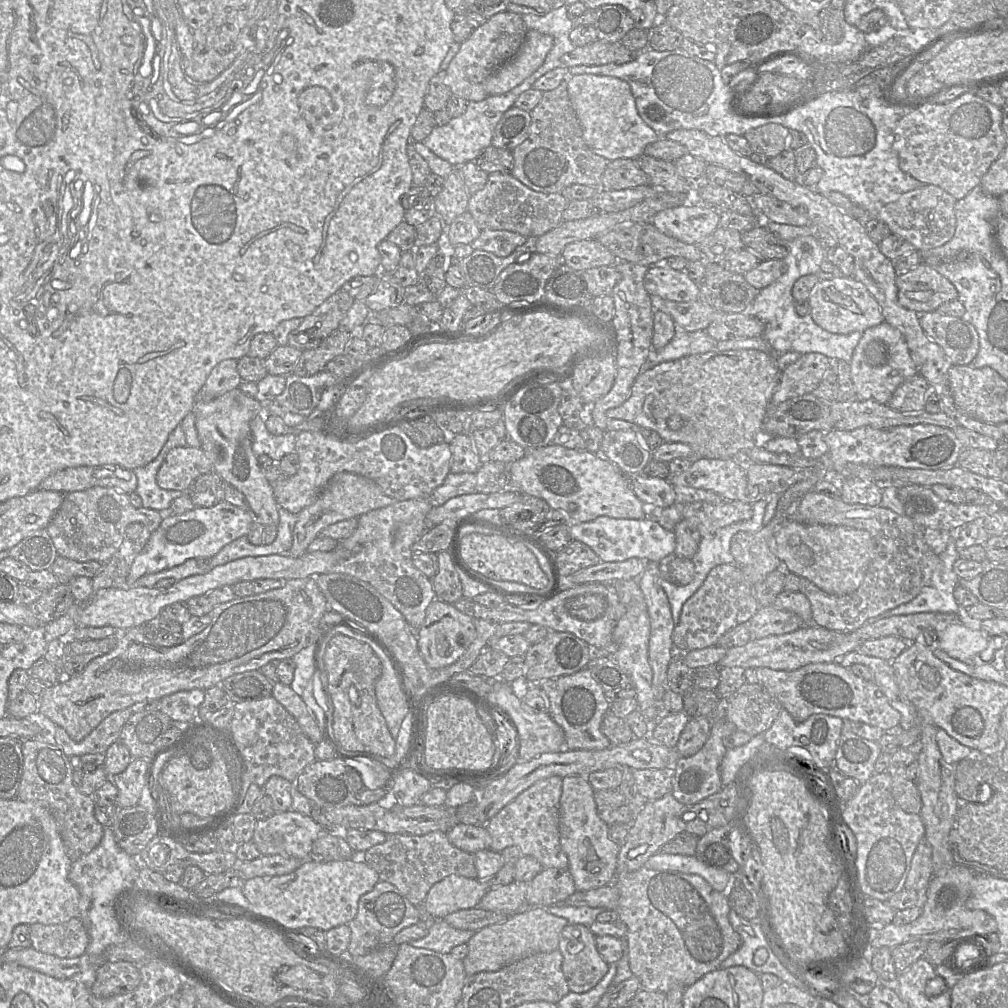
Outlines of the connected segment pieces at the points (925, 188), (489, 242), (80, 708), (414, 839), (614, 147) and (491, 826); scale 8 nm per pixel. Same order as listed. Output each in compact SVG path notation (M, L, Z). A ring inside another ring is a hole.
M923 184L920 188L906 192L877 211L866 211L836 191L828 192L825 196L832 204L864 224L870 219L884 222L891 233L910 242L918 251L942 246L950 241L955 233L957 200L942 188L932 184Z
M489 230L480 232L480 236L472 243L474 250L483 250L504 258L509 256L518 246L527 240L521 234L507 230Z
M307 577L287 580L282 588L236 597L214 606L209 625L176 646L163 647L155 644L143 633L142 626L121 631L118 643L112 651L93 659L82 672L65 676L43 692L38 700L38 712L62 727L74 741L82 741L111 713L131 707L137 702L159 700L179 691L206 690L221 685L231 675L260 670L272 660L293 658L302 649L313 645L319 634L321 619L327 610L326 598L315 577Z
M434 831L422 836L404 834L387 835L385 842L371 847L359 856L379 874L380 881L389 882L394 885L404 897L417 907L422 906L430 888L447 876L460 875L466 878L477 878L473 854L453 846L447 837L447 832L442 831Z
M576 74L567 78L567 90L569 100L579 120L582 129L582 137L589 149L607 159L637 159L644 154L645 147L657 141L659 135L648 126L638 114L635 99L629 84L617 77L596 74Z
M551 776L540 780L519 794L514 800L508 803L486 824L490 835L489 849L494 852L501 852L508 846L517 846L523 855L530 855L536 858L543 868L568 869L569 860L562 849L559 834L559 806L562 793L562 778Z

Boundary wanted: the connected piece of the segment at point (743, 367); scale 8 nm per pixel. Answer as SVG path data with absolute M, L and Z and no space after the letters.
M737 349L694 354L660 363L641 372L633 383L629 398L619 407L609 409L606 415L609 419L621 419L654 430L663 442L687 444L695 457L741 458L744 450L761 442L763 424L781 372L773 352Z

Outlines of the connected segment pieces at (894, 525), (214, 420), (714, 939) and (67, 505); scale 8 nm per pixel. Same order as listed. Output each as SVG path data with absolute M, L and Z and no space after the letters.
M811 491L800 499L798 518L808 525L836 525L866 530L875 541L874 558L857 590L846 595L831 595L810 580L801 577L800 592L810 602L814 625L838 631L852 632L872 617L913 600L921 590L931 585L933 574L943 571L940 557L924 540L925 527L906 515L899 515L881 506L847 504L818 491Z
M235 388L209 401L197 400L193 411L201 448L212 462L214 471L245 495L256 521L278 526L279 505L274 497L273 485L265 477L258 456L252 449L250 424L258 414L264 413L264 404Z
M642 866L632 872L615 875L611 883L619 891L619 905L616 910L619 921L627 927L625 938L630 970L639 979L642 990L666 994L675 986L687 988L706 974L719 969L720 964L742 945L741 936L729 922L728 898L700 875L659 871Z
M95 486L65 494L64 500L46 527L59 555L79 561L108 562L125 546L125 530L132 522L140 522L155 531L165 517L164 512L131 504L129 493L112 487Z

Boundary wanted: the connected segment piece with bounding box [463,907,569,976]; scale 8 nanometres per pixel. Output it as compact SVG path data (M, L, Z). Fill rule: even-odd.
M530 907L516 912L506 921L484 927L467 942L468 954L463 959L465 973L471 976L479 972L494 972L529 955L557 950L560 933L568 924L565 918L549 913L546 908Z

